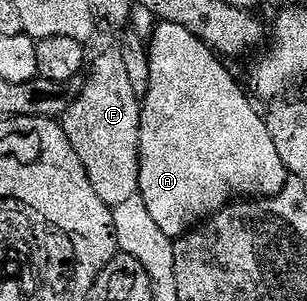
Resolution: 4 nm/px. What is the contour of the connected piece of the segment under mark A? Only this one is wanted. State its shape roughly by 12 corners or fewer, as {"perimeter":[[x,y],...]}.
{"perimeter":[[158,21],[138,192],[177,239],[275,197],[266,118],[192,31]]}

